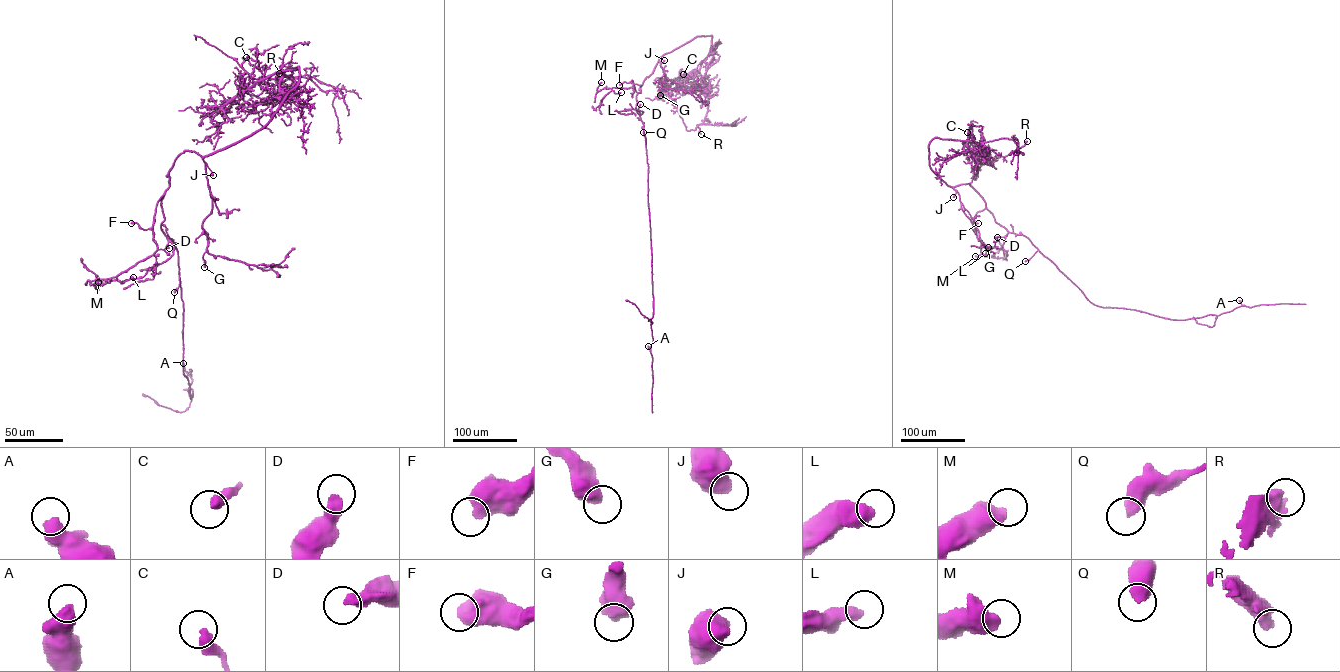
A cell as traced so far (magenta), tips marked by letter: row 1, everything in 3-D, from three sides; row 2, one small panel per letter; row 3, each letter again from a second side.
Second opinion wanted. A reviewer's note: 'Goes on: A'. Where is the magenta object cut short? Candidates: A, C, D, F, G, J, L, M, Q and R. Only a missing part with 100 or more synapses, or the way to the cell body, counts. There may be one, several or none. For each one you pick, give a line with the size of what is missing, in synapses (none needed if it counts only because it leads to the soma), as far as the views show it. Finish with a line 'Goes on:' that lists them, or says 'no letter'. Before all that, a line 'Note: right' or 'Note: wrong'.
Note: wrong
Goes on: R

